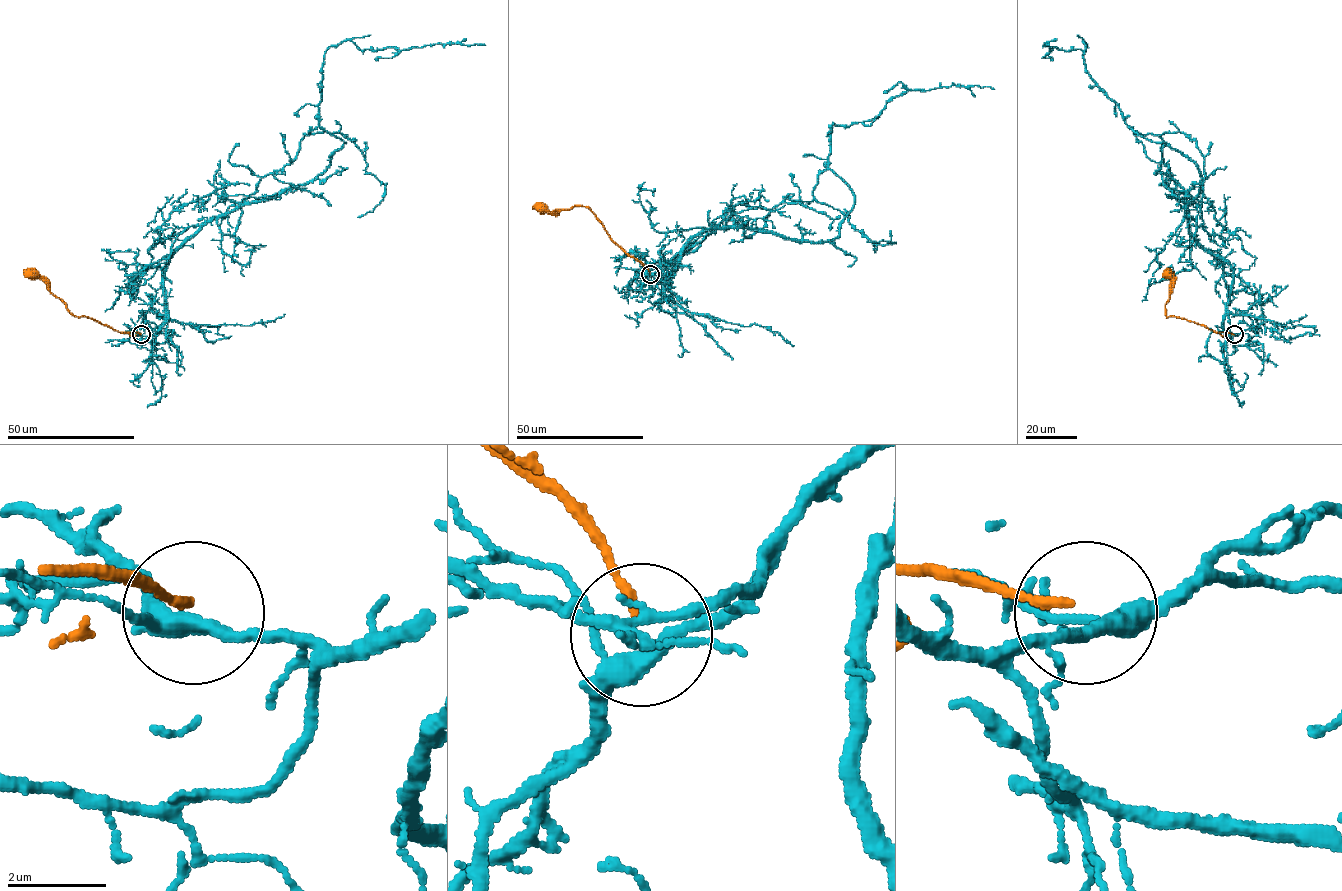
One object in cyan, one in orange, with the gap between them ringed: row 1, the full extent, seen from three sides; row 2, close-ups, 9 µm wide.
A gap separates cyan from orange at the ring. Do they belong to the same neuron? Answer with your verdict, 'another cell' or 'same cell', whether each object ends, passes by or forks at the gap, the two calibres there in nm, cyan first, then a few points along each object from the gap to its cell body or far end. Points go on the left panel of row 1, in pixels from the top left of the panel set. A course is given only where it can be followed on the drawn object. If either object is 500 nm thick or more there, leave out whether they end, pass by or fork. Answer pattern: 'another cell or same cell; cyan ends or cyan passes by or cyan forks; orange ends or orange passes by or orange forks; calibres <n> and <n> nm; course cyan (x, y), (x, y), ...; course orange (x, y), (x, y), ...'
another cell; cyan forks; orange ends; calibres 320 and 190 nm; course cyan (141, 335), (165, 321), (165, 268), (203, 224), (312, 182), (345, 142), (320, 126), (330, 46), (485, 45); course orange (141, 334), (119, 332), (94, 319), (74, 316), (33, 273)

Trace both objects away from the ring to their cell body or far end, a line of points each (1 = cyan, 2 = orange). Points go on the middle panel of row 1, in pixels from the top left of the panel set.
1: (650, 275), (712, 229), (836, 238), (854, 205), (829, 168), (831, 125), (869, 125), (908, 90), (994, 88)
2: (650, 273), (611, 239), (603, 224), (586, 206), (574, 205), (552, 212), (542, 209)

